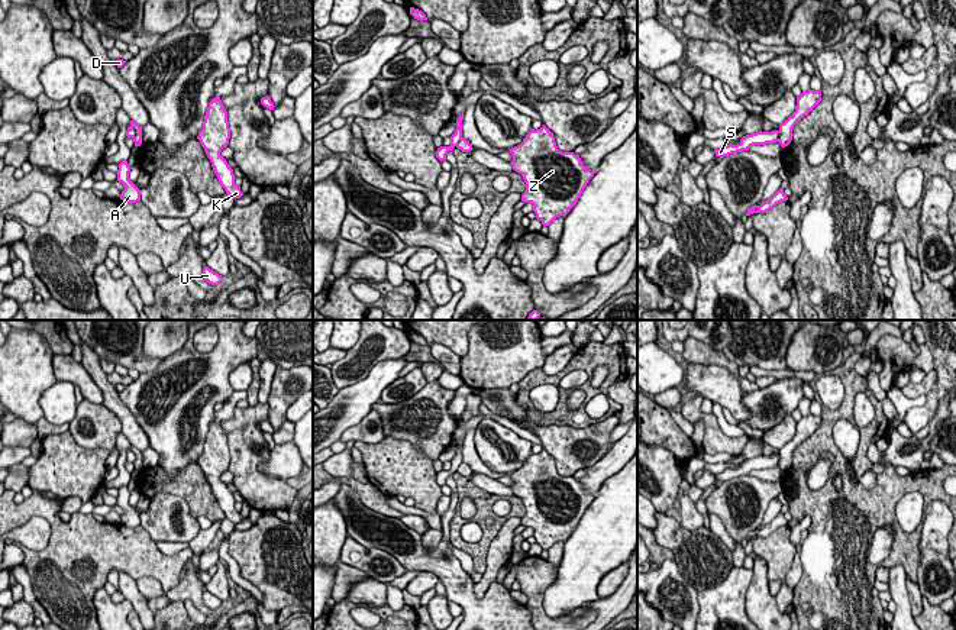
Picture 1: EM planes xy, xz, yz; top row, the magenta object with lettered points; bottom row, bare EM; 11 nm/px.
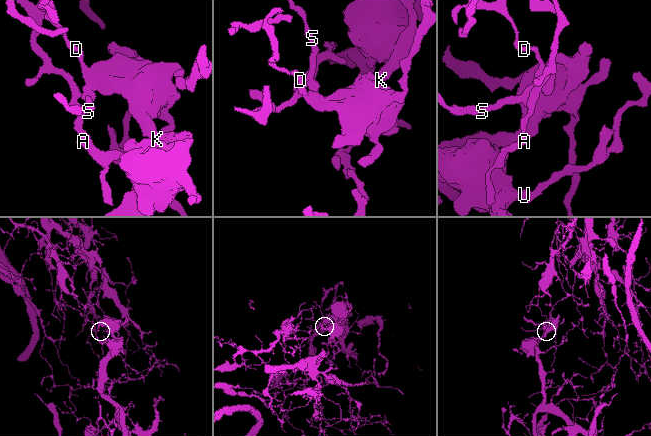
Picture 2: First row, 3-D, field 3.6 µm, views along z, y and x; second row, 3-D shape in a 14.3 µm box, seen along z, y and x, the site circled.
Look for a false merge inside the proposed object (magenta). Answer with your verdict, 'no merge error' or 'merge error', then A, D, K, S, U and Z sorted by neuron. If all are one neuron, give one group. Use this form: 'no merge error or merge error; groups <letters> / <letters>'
merge error; groups A S / D K U Z

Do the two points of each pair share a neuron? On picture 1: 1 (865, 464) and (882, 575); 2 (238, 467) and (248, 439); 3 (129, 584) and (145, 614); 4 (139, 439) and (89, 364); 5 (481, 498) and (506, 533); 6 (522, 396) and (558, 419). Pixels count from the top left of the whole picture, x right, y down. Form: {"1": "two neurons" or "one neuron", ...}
{"1": "two neurons", "2": "one neuron", "3": "one neuron", "4": "one neuron", "5": "two neurons", "6": "one neuron"}

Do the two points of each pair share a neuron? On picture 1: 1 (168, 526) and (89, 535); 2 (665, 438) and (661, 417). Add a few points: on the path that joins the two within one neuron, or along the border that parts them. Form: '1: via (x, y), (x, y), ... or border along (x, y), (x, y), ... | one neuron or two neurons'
1: border along (141, 524), (155, 543) | two neurons
2: via (665, 433), (661, 429), (661, 422) | one neuron

